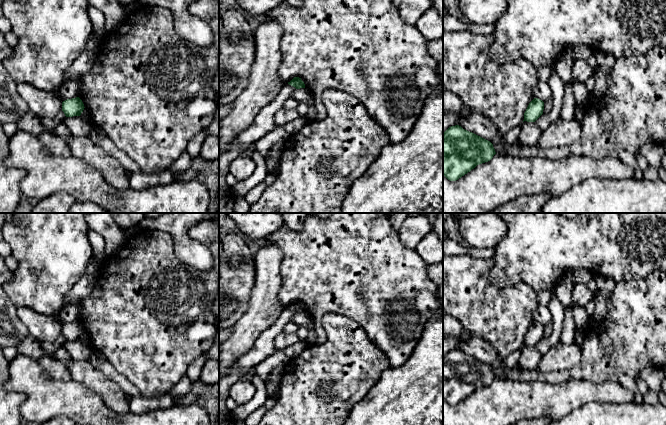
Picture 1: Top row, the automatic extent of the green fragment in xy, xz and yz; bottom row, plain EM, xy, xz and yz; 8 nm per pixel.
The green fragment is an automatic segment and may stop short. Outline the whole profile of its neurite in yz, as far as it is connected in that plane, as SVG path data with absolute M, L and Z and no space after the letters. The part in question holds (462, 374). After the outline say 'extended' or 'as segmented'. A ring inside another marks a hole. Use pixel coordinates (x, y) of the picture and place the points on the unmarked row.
M459 349L443 357L443 399L456 405L496 378L493 368Z; as segmented

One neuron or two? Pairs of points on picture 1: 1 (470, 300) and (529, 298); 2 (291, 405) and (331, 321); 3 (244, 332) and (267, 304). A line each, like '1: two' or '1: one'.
1: one
2: one
3: one

